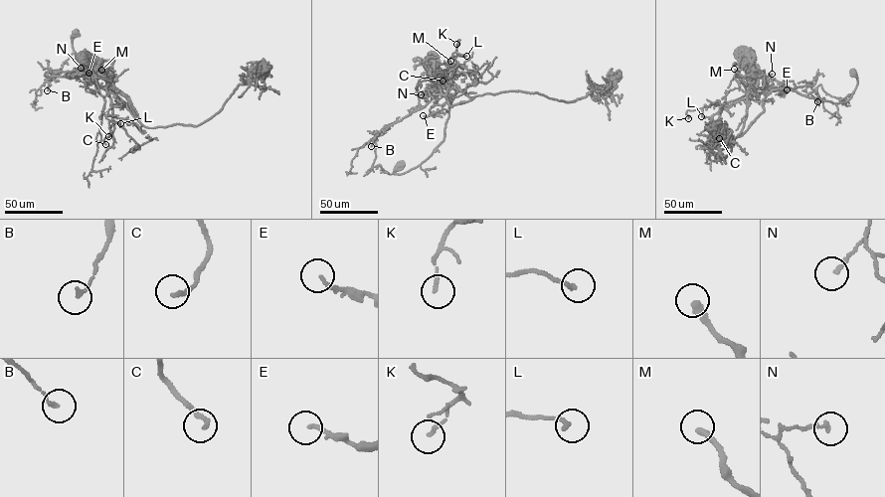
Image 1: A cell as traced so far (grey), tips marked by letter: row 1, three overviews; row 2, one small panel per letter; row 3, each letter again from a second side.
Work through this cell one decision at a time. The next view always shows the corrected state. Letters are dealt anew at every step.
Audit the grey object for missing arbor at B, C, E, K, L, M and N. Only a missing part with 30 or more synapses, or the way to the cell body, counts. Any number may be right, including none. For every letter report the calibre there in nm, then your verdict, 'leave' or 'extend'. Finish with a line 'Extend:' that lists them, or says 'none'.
B: 180 nm | leave
C: 200 nm | leave
E: 170 nm | leave
K: 140 nm | leave
L: 190 nm | leave
M: 300 nm | leave
N: 180 nm | leave
Extend: none

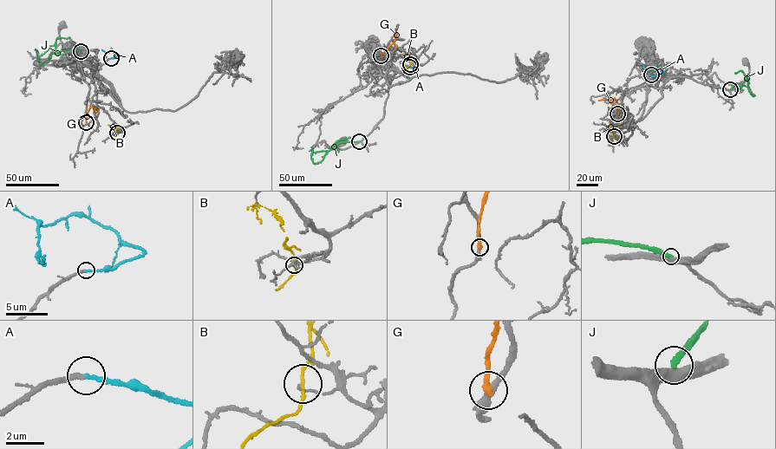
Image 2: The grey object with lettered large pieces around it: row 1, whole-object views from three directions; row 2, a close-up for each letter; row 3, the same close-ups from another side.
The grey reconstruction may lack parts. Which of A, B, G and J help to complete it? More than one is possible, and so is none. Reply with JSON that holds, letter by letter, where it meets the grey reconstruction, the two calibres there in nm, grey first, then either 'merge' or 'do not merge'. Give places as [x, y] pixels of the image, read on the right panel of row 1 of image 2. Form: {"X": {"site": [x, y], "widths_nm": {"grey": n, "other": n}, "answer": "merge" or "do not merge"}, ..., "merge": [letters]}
{"A": {"site": [651, 74], "widths_nm": {"grey": 220, "other": 220}, "answer": "merge"}, "B": {"site": [614, 136], "widths_nm": {"grey": 110, "other": 120}, "answer": "do not merge"}, "G": {"site": [617, 113], "widths_nm": {"grey": 320, "other": 360}, "answer": "do not merge"}, "J": {"site": [730, 89], "widths_nm": {"grey": 400, "other": 320}, "answer": "do not merge"}, "merge": ["A"]}

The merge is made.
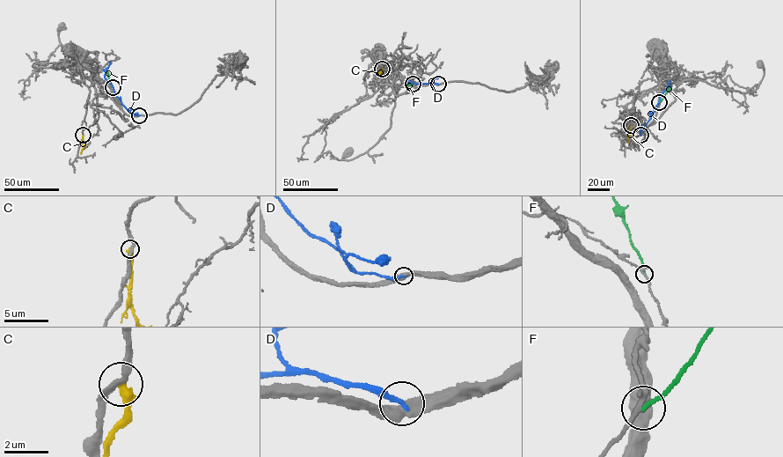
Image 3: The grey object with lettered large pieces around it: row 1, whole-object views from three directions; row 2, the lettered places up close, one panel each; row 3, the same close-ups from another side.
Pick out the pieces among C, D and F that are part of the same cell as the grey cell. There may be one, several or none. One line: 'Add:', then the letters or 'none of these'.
Add: none of these

